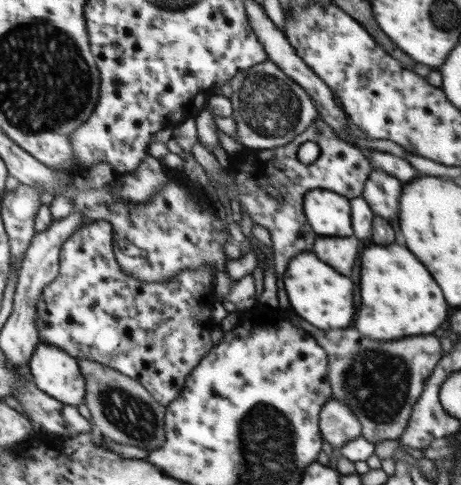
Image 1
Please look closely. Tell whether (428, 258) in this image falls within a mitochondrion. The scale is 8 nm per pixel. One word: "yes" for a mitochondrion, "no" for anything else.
no

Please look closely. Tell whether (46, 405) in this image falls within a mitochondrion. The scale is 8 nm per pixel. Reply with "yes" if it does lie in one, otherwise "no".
no

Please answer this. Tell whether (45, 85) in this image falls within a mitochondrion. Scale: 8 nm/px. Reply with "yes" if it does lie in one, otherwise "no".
yes

